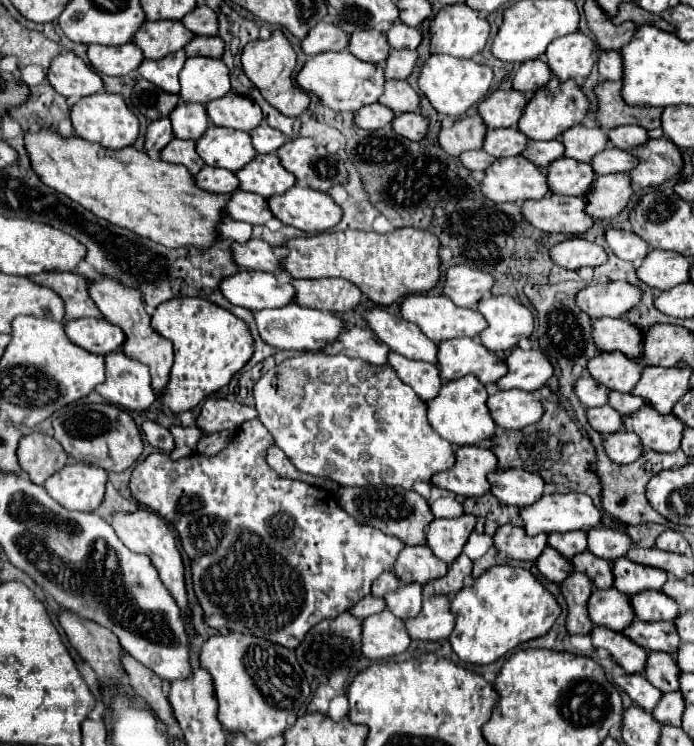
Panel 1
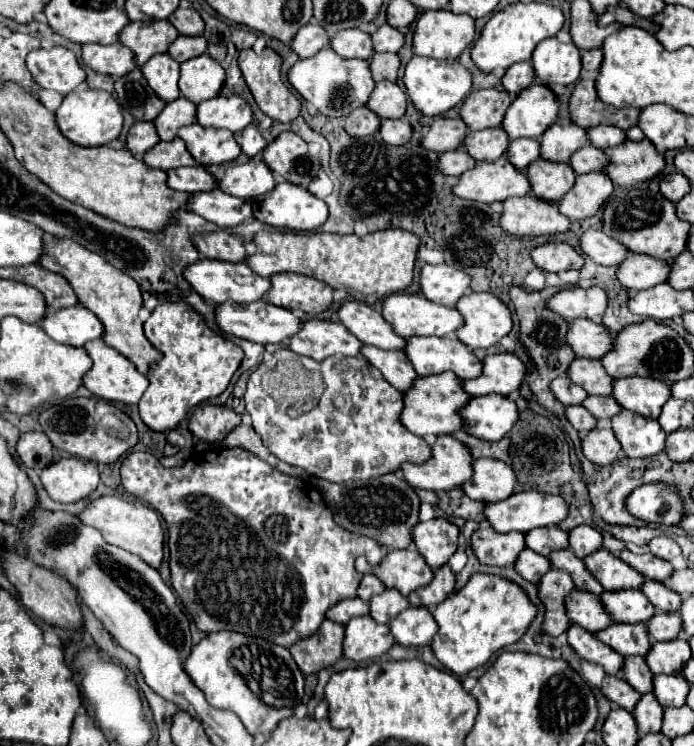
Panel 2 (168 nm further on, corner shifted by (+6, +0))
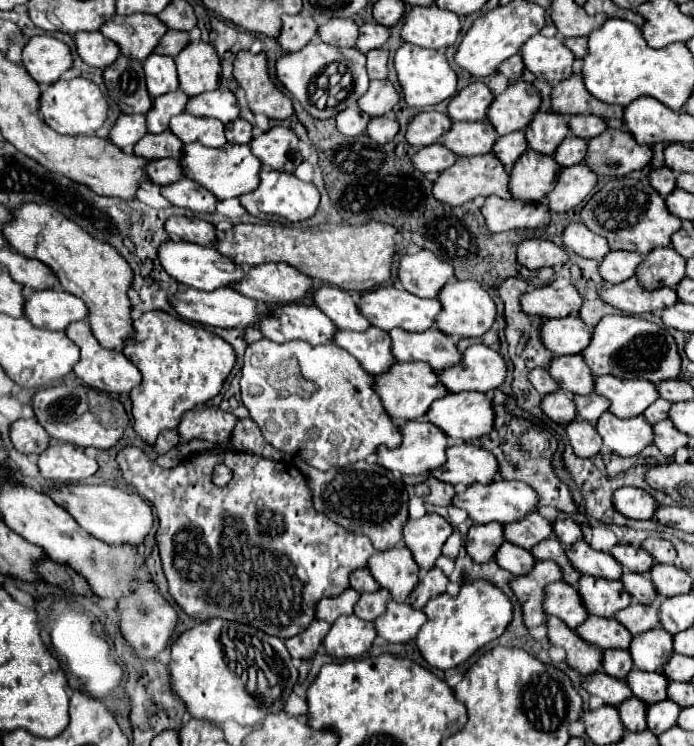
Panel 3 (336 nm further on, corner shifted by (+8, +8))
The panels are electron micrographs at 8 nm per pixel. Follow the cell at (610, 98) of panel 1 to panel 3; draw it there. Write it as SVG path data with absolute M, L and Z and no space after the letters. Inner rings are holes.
M572 74L568 80L558 82L552 88L552 110L560 114L594 114L600 118L622 118L624 108L600 102L590 96L582 82L582 74Z

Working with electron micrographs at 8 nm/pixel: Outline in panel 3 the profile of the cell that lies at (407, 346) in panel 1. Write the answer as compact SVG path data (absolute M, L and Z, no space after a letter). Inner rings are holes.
M322 286L314 294L314 304L330 316L330 320L340 330L354 330L364 332L370 328L370 322L362 316L358 304L352 300L352 296L336 286Z

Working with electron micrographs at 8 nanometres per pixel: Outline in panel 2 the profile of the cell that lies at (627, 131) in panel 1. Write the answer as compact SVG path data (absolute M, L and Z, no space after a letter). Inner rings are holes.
M604 124L602 126L594 126L594 128L588 128L586 134L588 134L590 144L600 148L600 150L604 150L608 146L616 146L616 144L626 140L624 130L620 130L618 126L604 126Z

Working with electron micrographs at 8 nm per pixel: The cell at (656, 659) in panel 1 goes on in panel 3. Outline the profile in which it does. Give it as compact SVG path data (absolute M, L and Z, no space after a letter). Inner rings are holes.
M604 650L602 668L606 674L624 680L626 674L634 668L634 662L628 650Z

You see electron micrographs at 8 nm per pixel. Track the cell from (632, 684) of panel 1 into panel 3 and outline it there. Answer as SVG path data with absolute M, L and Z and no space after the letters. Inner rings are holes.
M594 672L582 678L582 686L592 694L600 696L610 706L620 706L626 698L632 696L632 690L624 680L610 678L606 672Z

